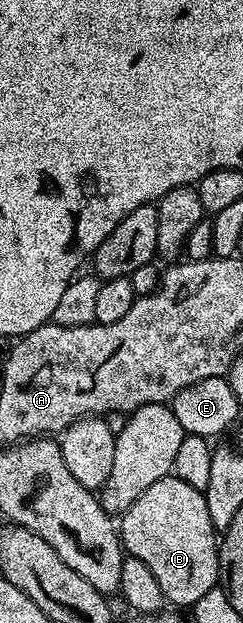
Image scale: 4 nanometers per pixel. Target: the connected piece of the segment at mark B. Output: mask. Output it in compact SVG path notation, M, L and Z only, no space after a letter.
M174 474L161 478L157 482L153 482L153 486L149 486L149 490L145 490L145 494L141 494L141 498L137 498L137 502L133 502L133 506L129 506L129 510L122 513L121 519L117 524L117 531L126 555L137 558L141 562L145 562L145 566L149 566L150 572L153 573L153 578L157 578L157 582L161 586L164 601L171 603L172 600L175 604L187 604L187 606L193 606L201 598L205 598L205 594L209 594L211 588L216 587L216 585L220 583L219 540L217 539L217 530L209 518L209 506L207 505L206 495L204 495L200 489L189 486L189 482L181 482L181 478L177 478Z

